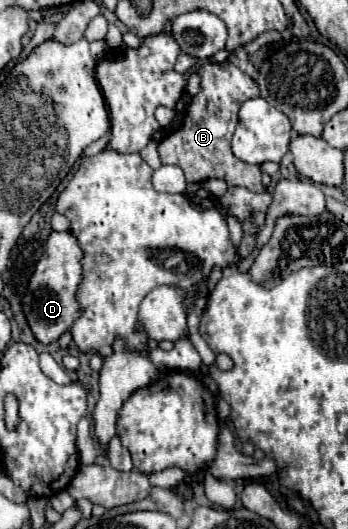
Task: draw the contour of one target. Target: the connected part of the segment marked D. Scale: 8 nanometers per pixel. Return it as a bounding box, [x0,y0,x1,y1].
[22,232,82,344]

